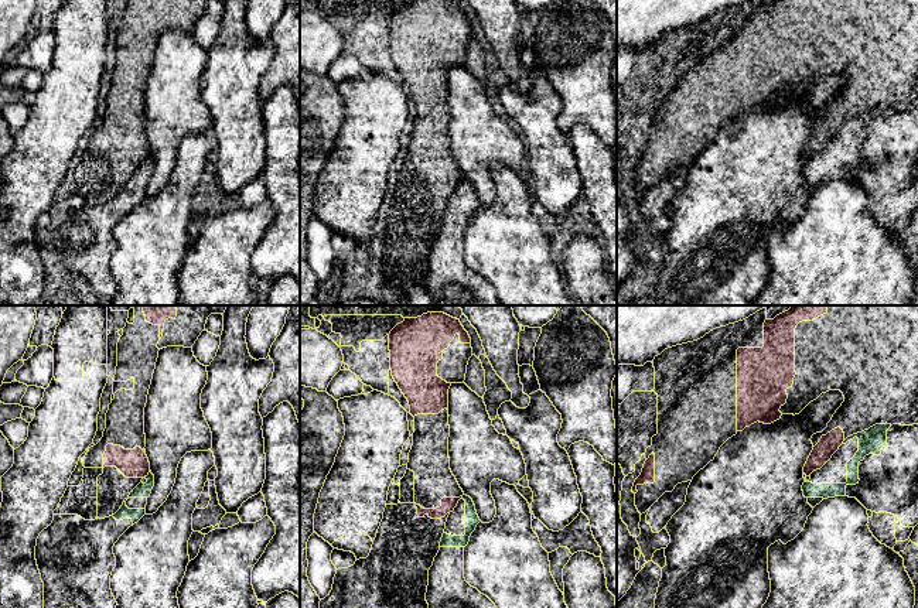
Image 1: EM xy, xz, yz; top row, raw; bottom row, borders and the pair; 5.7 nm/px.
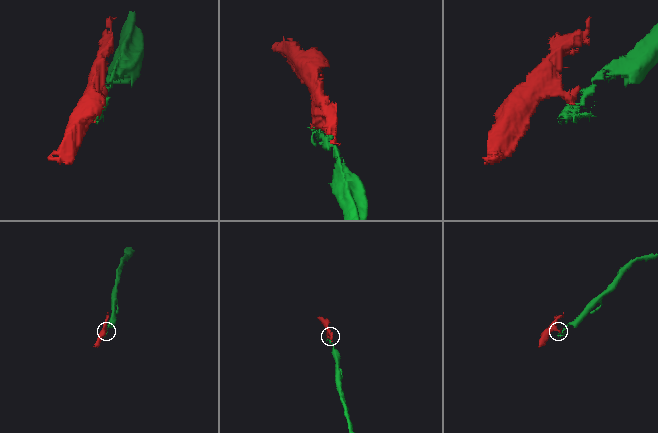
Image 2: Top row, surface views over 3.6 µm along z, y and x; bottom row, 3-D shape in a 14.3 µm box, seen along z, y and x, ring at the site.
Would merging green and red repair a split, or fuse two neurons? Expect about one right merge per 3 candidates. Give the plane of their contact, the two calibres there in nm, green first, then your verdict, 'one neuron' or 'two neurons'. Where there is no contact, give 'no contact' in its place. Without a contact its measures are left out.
xy | 80/160 nm | two neurons

